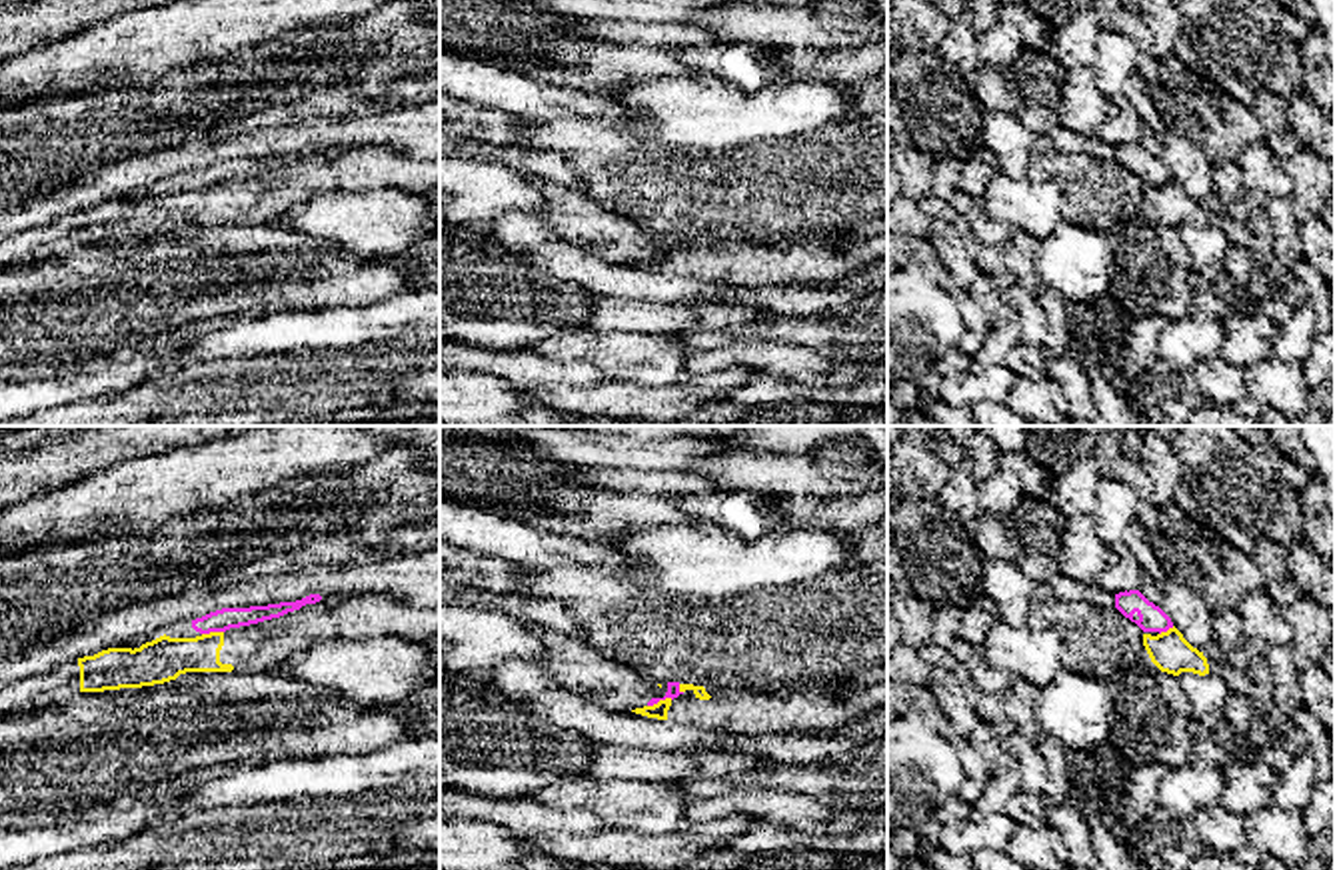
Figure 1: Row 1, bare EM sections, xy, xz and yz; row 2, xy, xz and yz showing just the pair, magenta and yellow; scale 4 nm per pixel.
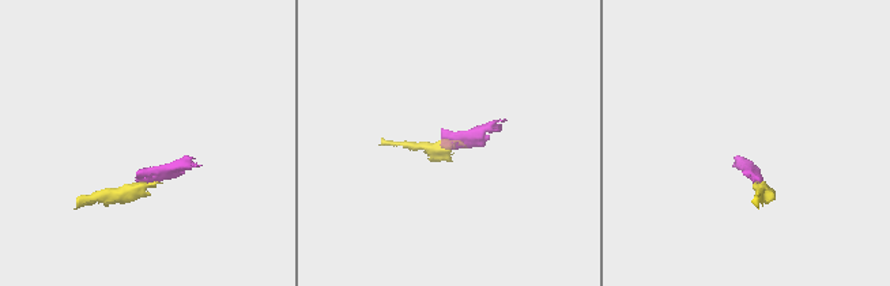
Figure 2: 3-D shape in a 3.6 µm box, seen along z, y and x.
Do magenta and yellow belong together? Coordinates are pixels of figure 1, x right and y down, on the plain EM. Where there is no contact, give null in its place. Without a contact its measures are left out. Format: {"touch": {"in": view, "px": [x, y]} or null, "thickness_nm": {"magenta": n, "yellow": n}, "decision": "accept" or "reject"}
{"touch": {"in": "xz", "px": [660, 250]}, "thickness_nm": {"magenta": 50, "yellow": 70}, "decision": "reject"}

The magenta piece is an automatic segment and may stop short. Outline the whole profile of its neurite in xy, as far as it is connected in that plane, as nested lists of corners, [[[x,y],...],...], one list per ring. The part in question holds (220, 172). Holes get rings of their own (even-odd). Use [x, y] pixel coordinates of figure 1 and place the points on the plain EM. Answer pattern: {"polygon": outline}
{"polygon": [[[310,146],[296,154],[280,154],[268,158],[250,158],[250,160],[222,160],[210,164],[196,172],[182,172],[174,176],[166,188],[170,190],[196,190],[210,184],[226,184],[230,180],[250,178],[264,172],[280,170],[288,164],[300,162],[306,156],[320,154],[320,146]]]}

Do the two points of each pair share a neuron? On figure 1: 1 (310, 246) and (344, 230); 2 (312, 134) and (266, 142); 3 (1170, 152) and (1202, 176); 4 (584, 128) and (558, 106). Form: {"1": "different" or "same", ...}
{"1": "different", "2": "same", "3": "same", "4": "different"}

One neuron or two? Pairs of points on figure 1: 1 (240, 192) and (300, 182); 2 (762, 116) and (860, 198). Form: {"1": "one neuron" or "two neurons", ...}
{"1": "one neuron", "2": "two neurons"}

